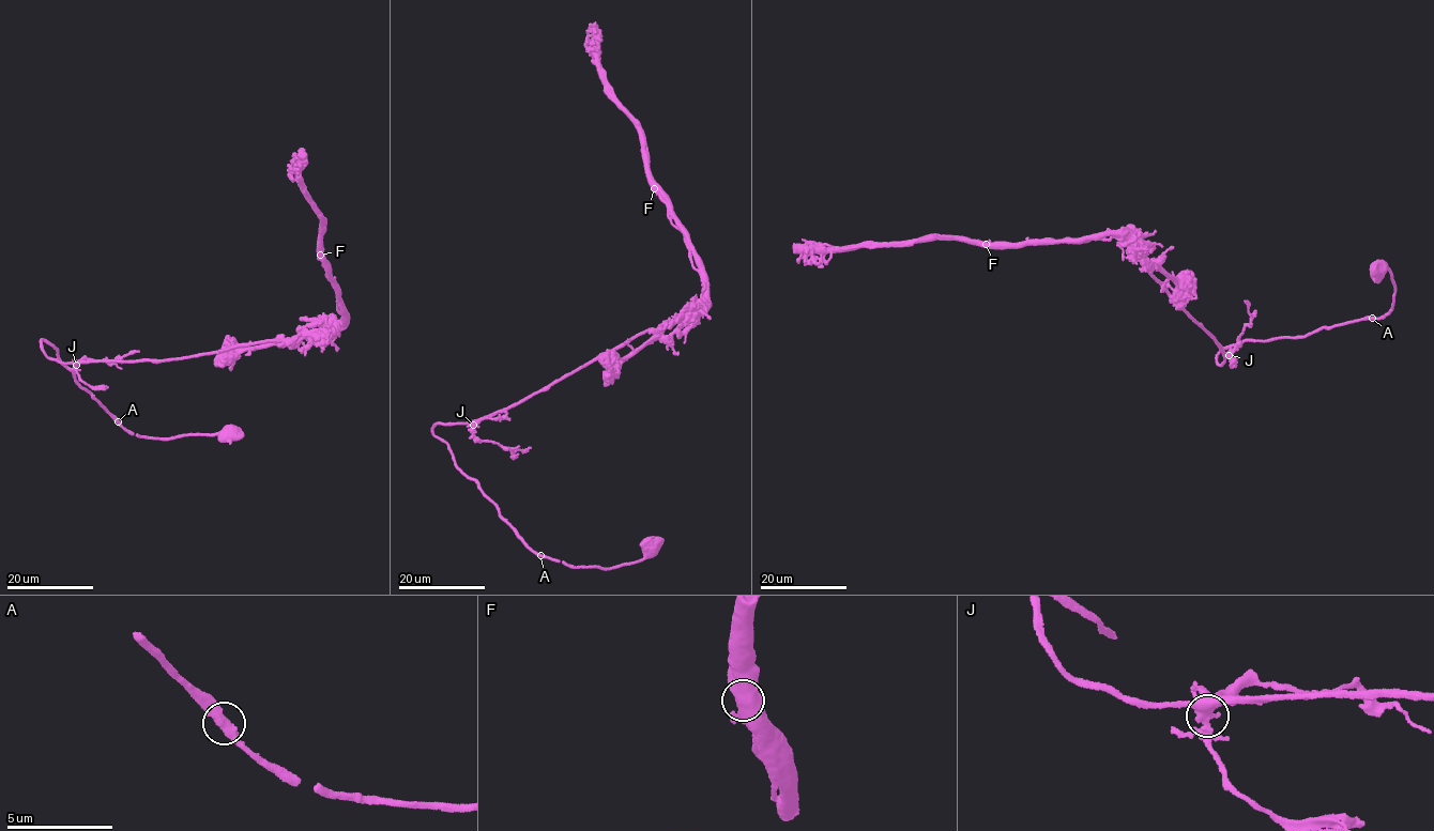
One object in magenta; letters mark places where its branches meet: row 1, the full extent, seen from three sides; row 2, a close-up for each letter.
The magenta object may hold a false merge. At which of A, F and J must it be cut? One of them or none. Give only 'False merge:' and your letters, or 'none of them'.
False merge: F

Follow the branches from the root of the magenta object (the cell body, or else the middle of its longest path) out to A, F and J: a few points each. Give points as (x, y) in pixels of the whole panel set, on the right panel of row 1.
A: (1377, 271), (1379, 275), (1387, 268), (1390, 272), (1394, 291), (1388, 313), (1378, 320), (1372, 318)
F: (1377, 271), (1394, 291), (1382, 319), (1246, 339), (1221, 350), (1220, 365), (1221, 344), (1124, 237), (987, 244)
J: (1377, 271), (1390, 272), (1394, 291), (1382, 319), (1246, 339), (1221, 350), (1218, 364), (1229, 355)

